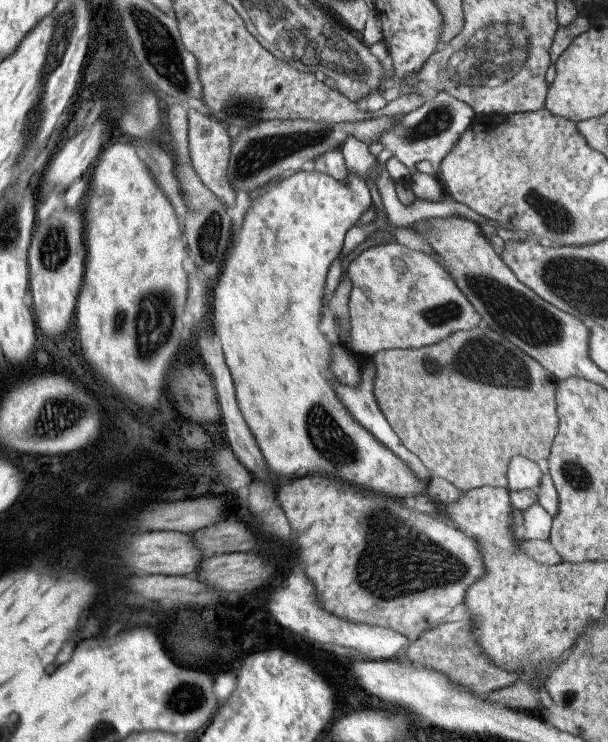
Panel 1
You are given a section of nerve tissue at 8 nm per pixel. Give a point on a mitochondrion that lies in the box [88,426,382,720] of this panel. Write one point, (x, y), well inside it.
(187, 699)

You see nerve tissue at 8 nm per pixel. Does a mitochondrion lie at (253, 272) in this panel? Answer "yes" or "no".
no

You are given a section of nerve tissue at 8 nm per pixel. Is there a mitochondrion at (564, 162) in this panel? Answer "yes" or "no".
no

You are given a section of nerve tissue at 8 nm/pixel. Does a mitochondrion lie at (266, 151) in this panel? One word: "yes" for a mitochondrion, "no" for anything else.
yes

